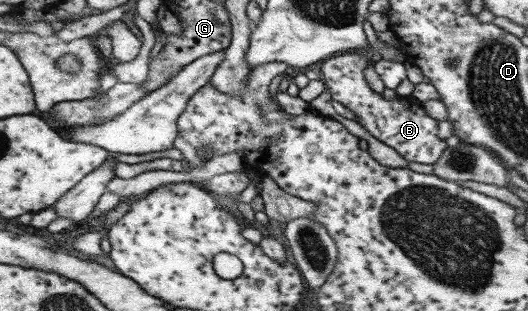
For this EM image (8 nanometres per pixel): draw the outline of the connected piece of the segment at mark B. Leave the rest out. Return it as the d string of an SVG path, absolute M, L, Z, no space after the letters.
M357 51L338 53L324 60L320 71L331 98L354 112L354 116L359 119L358 123L366 128L372 137L398 151L408 162L433 165L447 147L446 141L437 136L437 122L422 109L422 102L412 96L397 96L388 101L383 94L376 93L364 77L364 67L371 64L368 57Z

